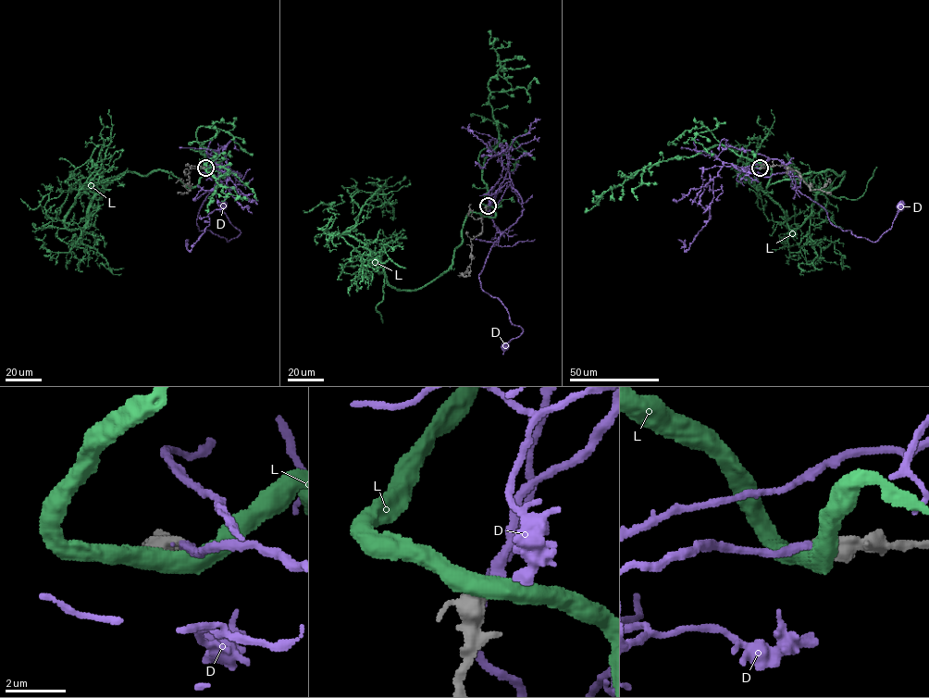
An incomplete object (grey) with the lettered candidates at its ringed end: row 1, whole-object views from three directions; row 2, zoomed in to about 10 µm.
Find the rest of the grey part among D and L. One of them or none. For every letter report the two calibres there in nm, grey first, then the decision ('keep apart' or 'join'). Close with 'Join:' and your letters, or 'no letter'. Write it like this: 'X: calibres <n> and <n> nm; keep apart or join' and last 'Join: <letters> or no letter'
D: calibres 400 and 320 nm; join
L: calibres 380 and 550 nm; keep apart
Join: D

